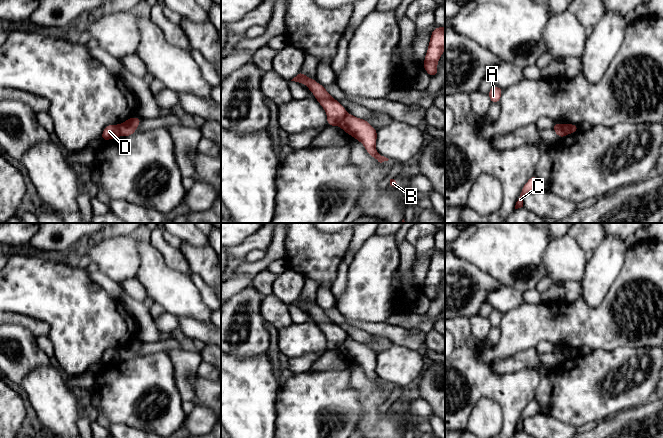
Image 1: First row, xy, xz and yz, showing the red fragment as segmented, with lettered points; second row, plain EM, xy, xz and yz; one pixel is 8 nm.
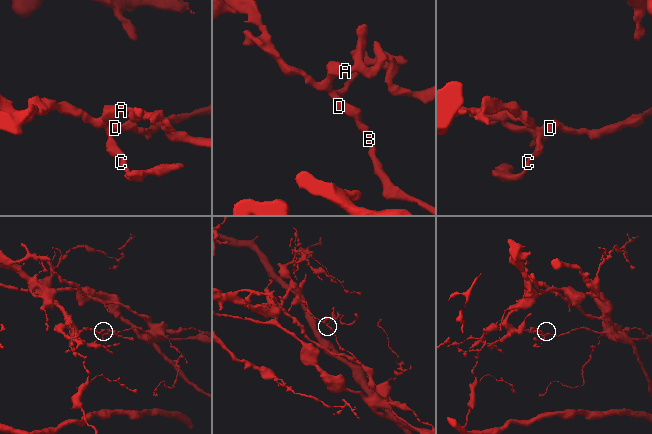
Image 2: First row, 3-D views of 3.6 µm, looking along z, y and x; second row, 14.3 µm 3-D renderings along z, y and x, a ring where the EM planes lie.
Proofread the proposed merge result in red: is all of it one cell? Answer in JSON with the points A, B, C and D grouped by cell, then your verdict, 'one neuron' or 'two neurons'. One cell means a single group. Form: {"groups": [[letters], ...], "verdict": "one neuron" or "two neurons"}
{"groups": [["A", "C", "D"], ["B"]], "verdict": "two neurons"}

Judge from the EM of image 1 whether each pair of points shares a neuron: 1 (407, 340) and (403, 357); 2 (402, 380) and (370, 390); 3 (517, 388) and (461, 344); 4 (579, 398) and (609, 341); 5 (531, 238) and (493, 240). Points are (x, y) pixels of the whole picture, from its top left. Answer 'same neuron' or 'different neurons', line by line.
1: different neurons
2: different neurons
3: same neuron
4: different neurons
5: same neuron

